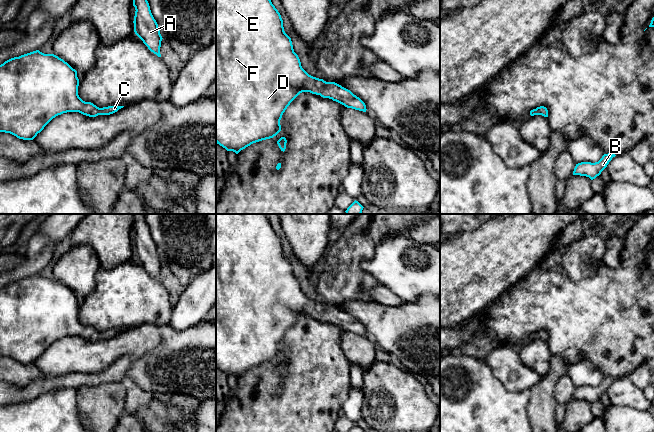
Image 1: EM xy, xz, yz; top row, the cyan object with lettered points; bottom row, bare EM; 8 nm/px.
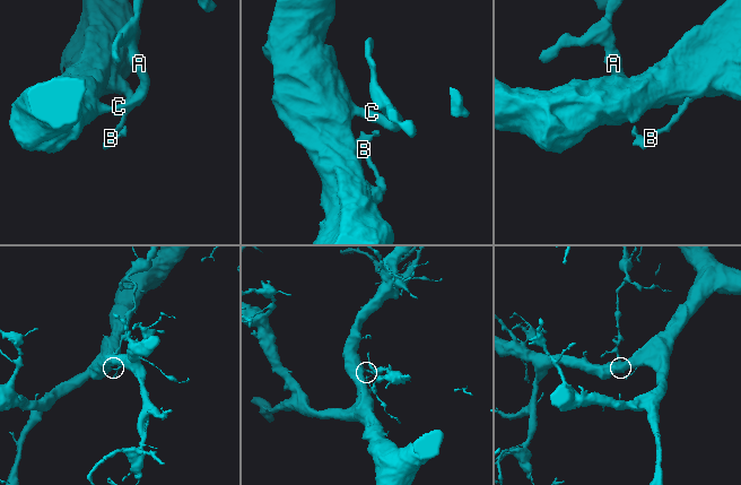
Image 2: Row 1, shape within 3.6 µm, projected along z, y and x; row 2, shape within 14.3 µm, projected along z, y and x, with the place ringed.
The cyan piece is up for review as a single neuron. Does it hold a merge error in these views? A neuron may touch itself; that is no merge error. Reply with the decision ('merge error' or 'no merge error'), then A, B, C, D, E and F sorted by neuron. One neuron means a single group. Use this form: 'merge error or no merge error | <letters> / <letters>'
no merge error | A B C D E F

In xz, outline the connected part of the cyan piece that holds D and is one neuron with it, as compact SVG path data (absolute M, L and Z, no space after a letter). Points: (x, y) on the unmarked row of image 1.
M216 214L216 367L238 378L253 367L273 362L281 355L283 337L302 316L332 323L347 332L367 334L365 327L350 314L313 301L302 292L267 214Z

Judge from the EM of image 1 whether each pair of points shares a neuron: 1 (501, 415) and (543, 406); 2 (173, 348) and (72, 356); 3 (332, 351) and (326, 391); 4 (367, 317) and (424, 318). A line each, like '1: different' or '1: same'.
1: different
2: same
3: same
4: same

